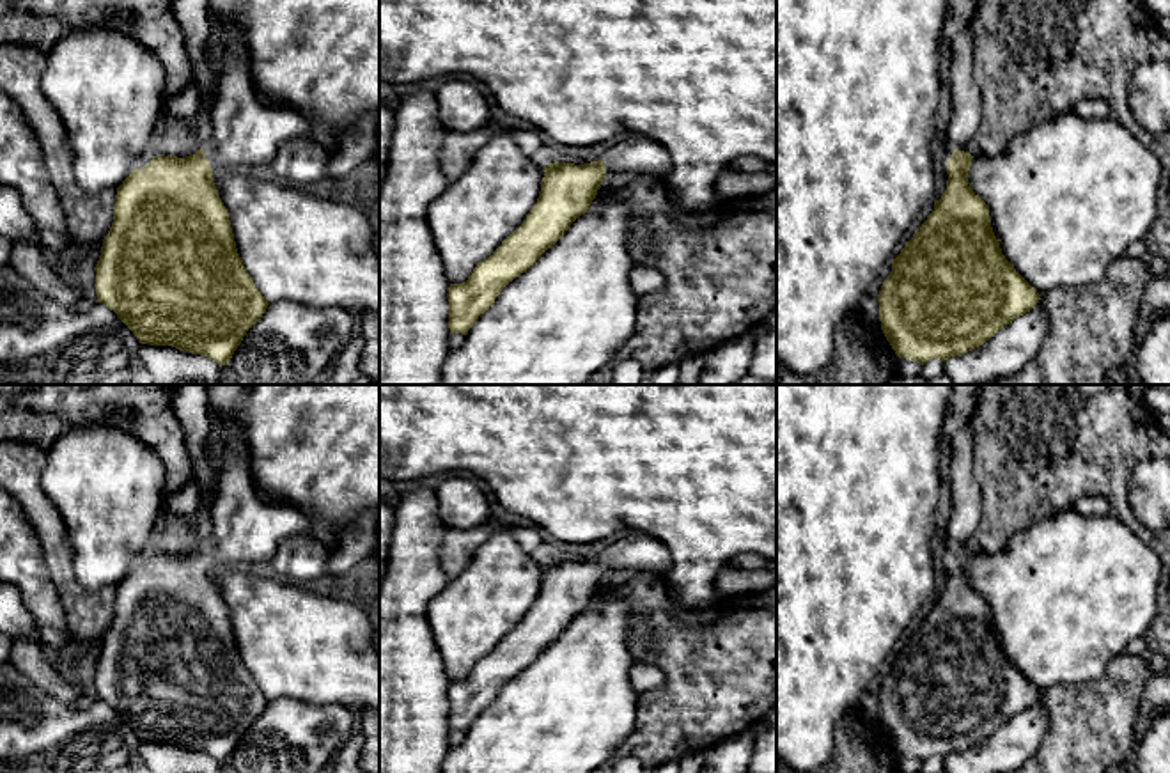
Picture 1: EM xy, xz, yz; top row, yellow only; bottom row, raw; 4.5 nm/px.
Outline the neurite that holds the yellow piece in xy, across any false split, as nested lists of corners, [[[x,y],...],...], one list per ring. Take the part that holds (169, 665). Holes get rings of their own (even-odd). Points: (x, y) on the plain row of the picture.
[[[222,424],[216,440],[222,470],[211,507],[213,534],[186,555],[154,553],[122,578],[96,661],[94,684],[98,699],[113,707],[140,741],[172,743],[229,762],[269,700],[243,663],[229,610],[211,573],[214,567],[266,571],[277,546],[291,535],[310,534],[332,550],[337,550],[339,535],[294,507],[259,498],[241,424]]]

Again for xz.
[[[629,530],[597,558],[583,562],[555,558],[544,564],[539,596],[523,621],[477,661],[466,679],[450,681],[447,691],[450,730],[468,730],[500,688],[564,633],[589,606],[608,567],[665,578],[670,571],[670,553],[661,541]]]

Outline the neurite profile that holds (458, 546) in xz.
[[[491,521],[472,530],[447,528],[440,548],[440,562],[448,580],[466,569],[473,553],[491,537],[495,528],[496,525]]]

